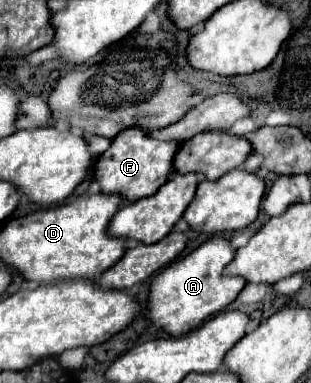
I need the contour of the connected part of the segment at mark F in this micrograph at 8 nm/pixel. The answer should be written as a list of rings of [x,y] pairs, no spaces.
[[[125,129],[113,141],[111,147],[99,155],[93,171],[93,181],[99,183],[101,193],[121,193],[125,201],[137,201],[141,197],[153,195],[173,171],[173,157],[179,143],[157,141],[149,137],[143,129]]]

